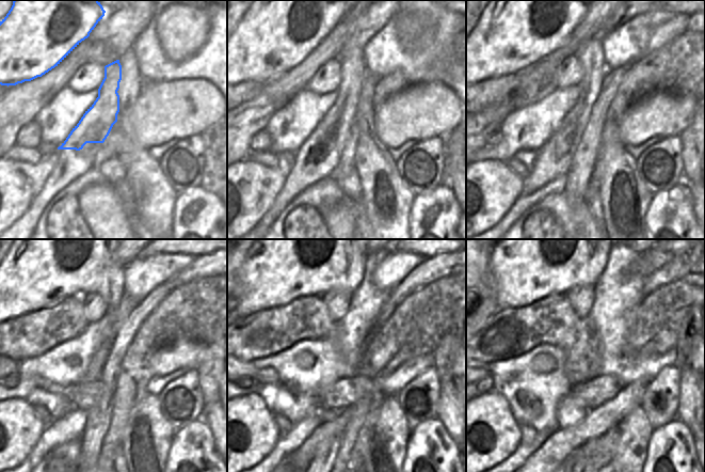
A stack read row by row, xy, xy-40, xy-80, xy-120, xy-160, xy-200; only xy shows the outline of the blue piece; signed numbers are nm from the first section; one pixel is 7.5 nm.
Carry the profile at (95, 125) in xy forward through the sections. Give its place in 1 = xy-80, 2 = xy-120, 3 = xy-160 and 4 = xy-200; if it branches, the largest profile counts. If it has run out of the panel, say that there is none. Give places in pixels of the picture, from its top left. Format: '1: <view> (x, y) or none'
1: xy-80 (591, 54)
2: xy-120 (48, 261)
3: xy-160 (288, 261)
4: xy-200 (531, 261)

